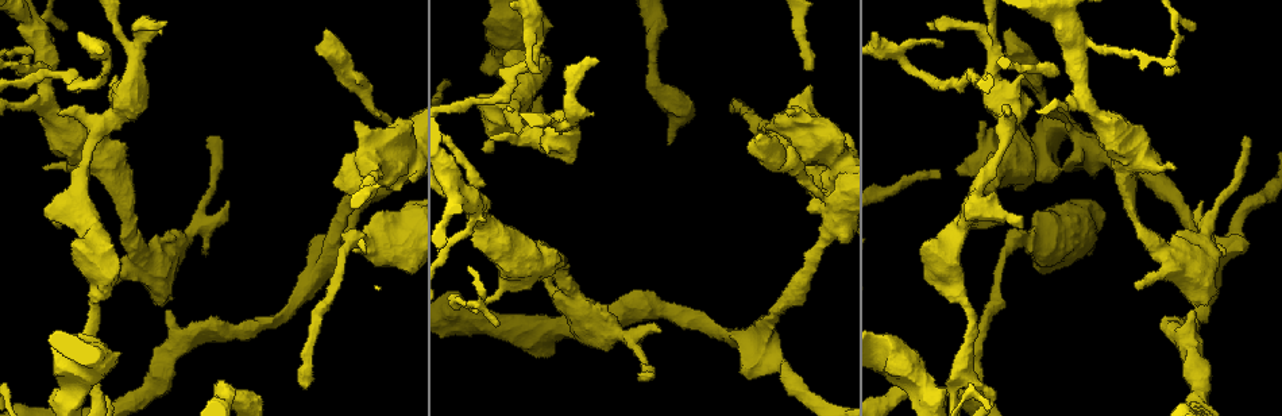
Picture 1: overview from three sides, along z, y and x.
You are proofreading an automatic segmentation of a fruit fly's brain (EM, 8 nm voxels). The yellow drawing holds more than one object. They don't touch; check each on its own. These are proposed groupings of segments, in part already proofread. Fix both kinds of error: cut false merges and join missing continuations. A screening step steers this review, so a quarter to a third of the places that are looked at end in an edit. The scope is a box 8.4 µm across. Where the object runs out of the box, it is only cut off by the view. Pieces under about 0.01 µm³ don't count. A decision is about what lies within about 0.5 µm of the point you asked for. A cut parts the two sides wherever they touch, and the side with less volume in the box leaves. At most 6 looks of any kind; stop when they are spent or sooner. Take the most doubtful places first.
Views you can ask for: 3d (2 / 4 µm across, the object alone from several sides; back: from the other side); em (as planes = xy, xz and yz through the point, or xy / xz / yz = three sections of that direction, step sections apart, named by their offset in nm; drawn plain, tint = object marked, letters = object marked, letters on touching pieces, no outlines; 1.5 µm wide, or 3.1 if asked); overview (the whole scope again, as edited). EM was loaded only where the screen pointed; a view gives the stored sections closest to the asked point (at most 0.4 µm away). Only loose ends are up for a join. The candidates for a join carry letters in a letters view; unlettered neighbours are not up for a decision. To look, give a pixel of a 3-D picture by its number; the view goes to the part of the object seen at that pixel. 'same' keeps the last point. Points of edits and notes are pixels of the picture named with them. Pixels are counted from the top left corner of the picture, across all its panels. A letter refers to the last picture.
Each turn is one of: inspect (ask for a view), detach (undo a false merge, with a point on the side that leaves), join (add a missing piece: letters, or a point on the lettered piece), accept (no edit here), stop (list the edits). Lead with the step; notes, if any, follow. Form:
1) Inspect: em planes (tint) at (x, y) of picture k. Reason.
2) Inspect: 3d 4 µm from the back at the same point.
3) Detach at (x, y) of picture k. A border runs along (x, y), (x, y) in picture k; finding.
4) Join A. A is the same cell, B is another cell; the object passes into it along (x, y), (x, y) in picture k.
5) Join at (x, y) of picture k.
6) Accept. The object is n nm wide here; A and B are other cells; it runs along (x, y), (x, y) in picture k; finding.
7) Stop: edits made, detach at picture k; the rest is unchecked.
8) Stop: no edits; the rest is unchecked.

Inspect: em yz step 8 (tint) at (1136, 286) of picture 1. An open end.

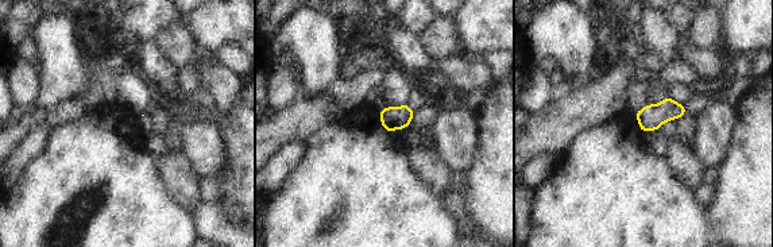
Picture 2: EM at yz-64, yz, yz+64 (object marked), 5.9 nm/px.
Inspect: em xy step 8 (letters) at the same point. Another direction.

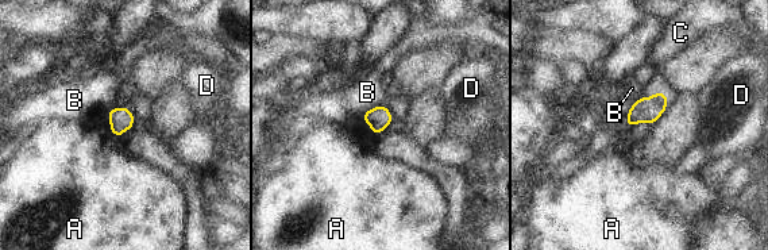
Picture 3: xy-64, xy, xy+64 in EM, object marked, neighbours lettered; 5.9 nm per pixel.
Accept. A, B, C and D are other cells; a border runs along (110, 130), (118, 138) in picture 3; no lettered piece goes on from it.

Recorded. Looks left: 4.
Inspect: 3d 4 µm at (940, 177) of picture 1. Branch stops here.

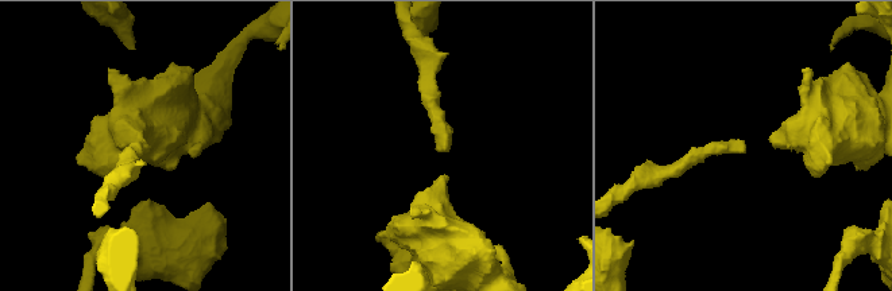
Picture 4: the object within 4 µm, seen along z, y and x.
Inspect: em planes (tint) at (743, 149) of picture 4.

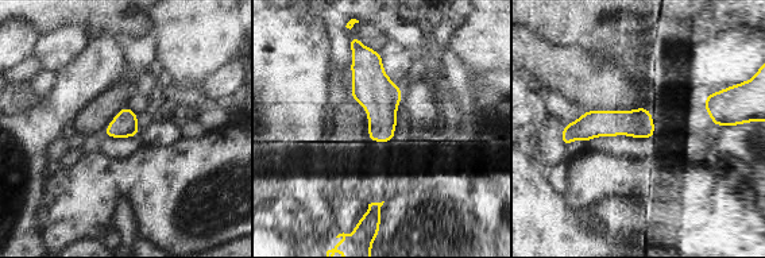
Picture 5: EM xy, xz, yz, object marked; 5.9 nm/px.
Inspect: em planes (letters) at the same point. See the neighbours.

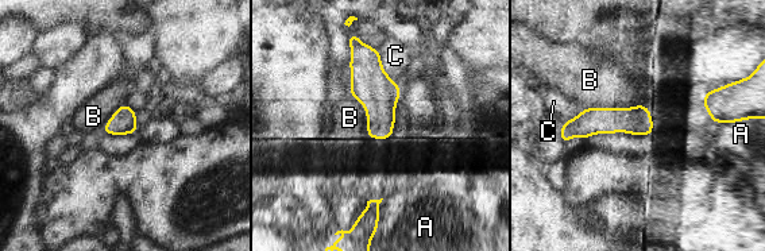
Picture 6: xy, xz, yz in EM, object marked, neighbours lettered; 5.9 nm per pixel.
Accept. A, B and C are other cells; it runs along (649, 122), (588, 122), (564, 132) in picture 6; no lettered piece goes on from it.

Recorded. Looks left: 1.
Inspect: em planes (letters) at (1069, 164) of picture 1. A narrow waist.

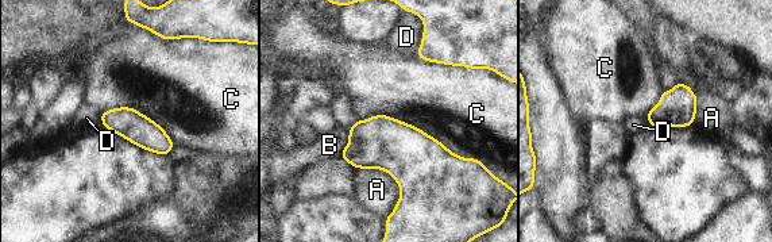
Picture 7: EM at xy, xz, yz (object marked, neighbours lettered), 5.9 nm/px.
Accept. The longest contact is with C, 800 nm; A, B, C and D are other cells; a border runs along (356, 119), (390, 115), (481, 160) in picture 7; all the same cell.

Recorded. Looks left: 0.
Stop: no edits; the rest is unchecked.

